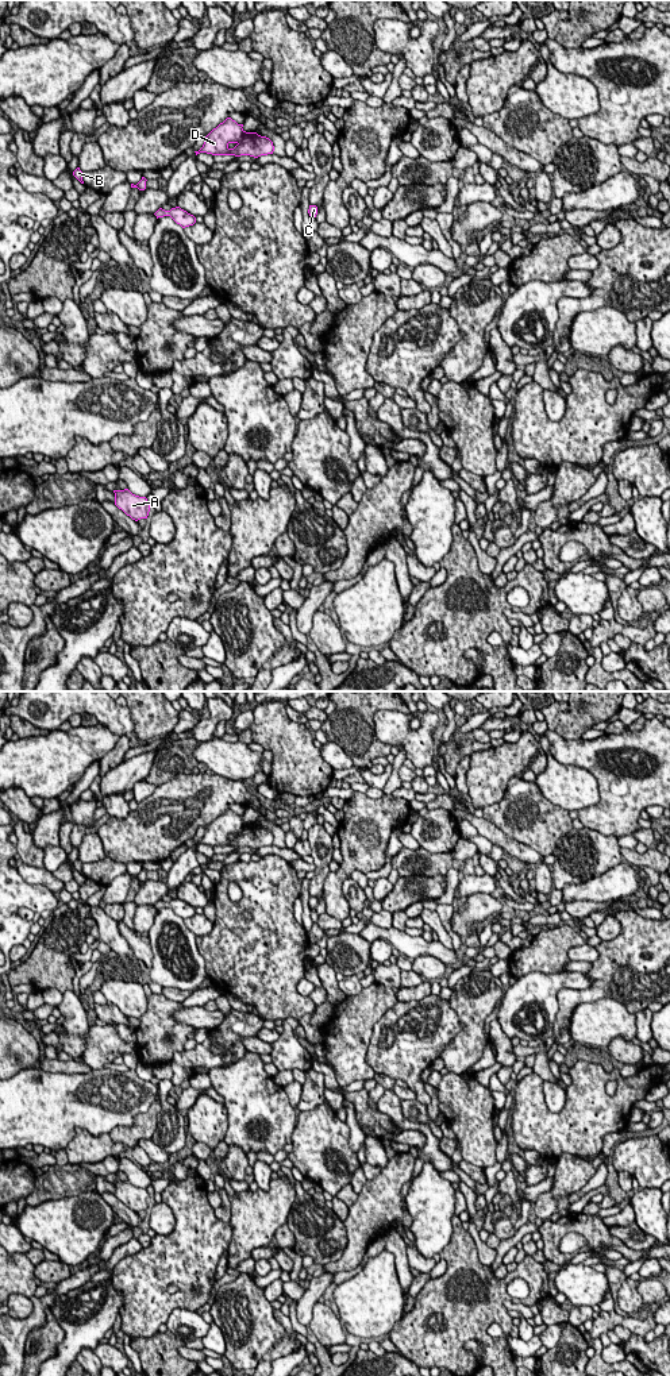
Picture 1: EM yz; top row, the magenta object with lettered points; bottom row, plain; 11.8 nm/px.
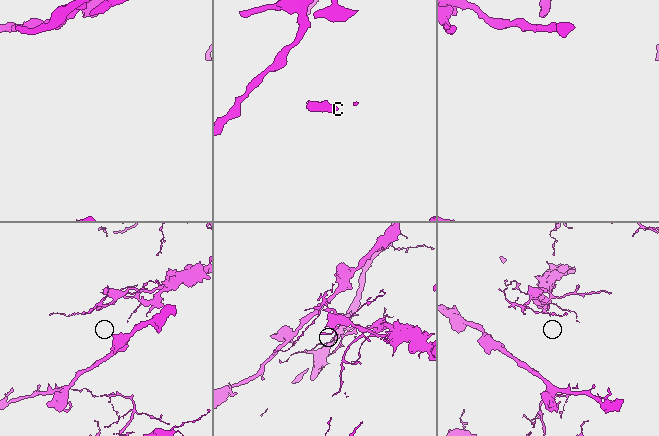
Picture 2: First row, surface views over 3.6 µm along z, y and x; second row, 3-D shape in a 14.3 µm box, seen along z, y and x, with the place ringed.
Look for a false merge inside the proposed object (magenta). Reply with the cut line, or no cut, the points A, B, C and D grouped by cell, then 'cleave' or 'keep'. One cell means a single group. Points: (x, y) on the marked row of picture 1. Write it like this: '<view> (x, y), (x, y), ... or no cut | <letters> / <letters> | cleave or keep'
no cut | A B C D | keep

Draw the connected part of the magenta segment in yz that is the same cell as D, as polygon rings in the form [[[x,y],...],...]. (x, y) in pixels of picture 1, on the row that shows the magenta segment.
[[[227,117],[205,138],[204,144],[196,155],[207,153],[212,155],[250,155],[258,158],[261,155],[273,154],[273,142],[261,136],[257,132],[246,132],[243,124],[238,124],[231,117]]]

